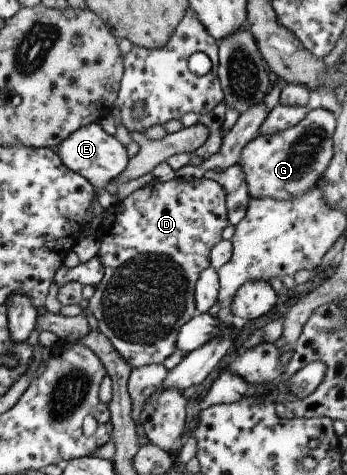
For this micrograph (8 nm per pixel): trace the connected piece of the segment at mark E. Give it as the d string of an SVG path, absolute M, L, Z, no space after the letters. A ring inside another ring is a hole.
M98 122L89 123L76 129L71 135L65 137L54 150L59 161L67 169L78 173L89 181L96 196L104 191L104 187L109 181L126 168L129 161L125 147L114 136L103 131Z

